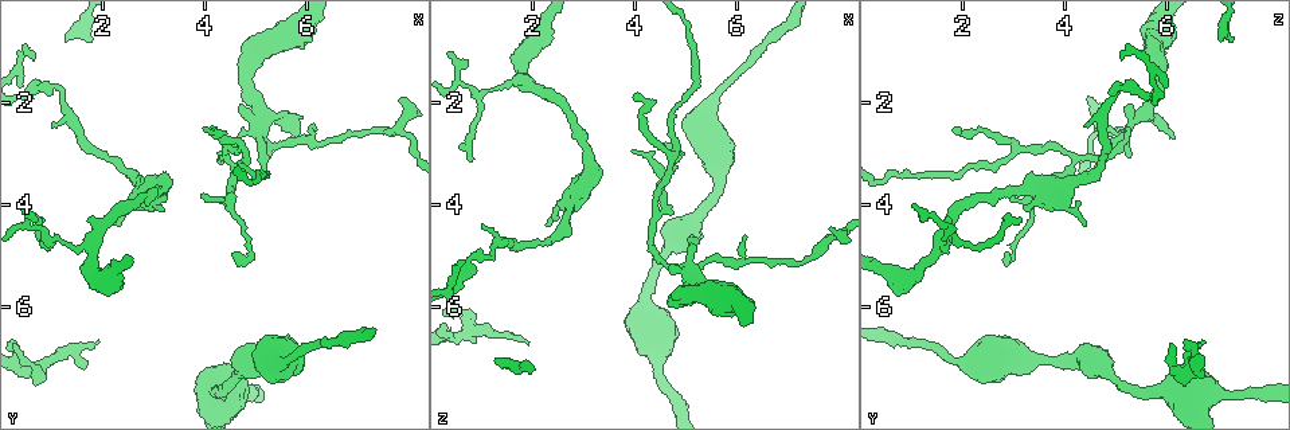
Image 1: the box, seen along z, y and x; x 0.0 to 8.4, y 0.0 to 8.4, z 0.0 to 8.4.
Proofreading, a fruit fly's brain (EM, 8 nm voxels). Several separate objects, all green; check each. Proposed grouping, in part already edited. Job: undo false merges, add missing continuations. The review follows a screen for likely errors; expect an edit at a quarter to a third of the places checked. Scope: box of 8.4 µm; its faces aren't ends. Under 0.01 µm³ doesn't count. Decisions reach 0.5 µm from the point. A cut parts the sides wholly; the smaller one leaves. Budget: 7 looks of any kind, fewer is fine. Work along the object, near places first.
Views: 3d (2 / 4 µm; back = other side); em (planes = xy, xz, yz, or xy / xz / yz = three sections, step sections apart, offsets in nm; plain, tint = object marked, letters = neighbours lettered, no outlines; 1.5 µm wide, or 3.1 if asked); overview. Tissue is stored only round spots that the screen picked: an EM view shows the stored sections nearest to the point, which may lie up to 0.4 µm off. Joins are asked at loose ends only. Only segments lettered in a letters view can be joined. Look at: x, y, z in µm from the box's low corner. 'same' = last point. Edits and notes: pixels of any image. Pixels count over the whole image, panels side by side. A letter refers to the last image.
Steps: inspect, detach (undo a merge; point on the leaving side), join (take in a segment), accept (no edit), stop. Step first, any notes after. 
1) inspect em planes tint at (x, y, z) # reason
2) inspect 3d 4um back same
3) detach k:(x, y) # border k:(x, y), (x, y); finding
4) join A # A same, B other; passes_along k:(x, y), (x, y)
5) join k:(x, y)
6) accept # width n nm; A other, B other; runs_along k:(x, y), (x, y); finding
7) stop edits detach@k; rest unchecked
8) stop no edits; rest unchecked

inspect em xz step 4 letters at (7.80, 1.95, 4.50) # thin end

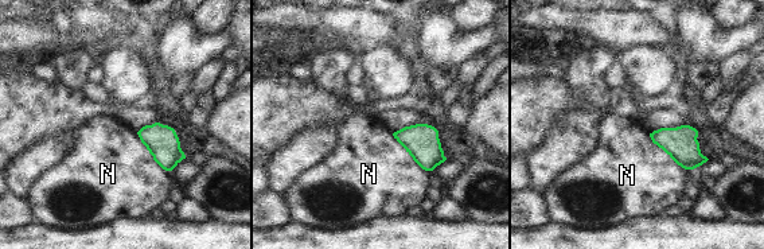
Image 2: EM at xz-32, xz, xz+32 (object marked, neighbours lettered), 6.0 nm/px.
accept # longest_contact N 340 nm; N other; no lettered segment goes on from it

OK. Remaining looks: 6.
inspect em xz step 4 tint at (5.00, 2.50, 5.20) # four or more arms meet

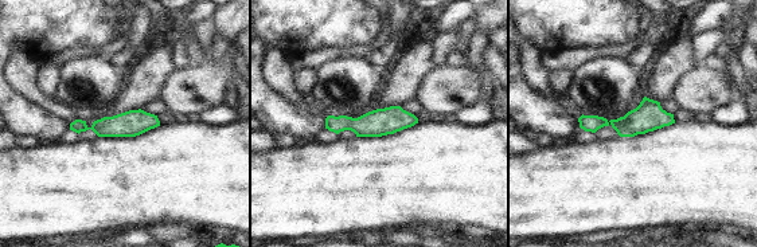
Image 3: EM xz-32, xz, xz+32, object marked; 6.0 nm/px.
inspect em xy step 4 letters same # another direction

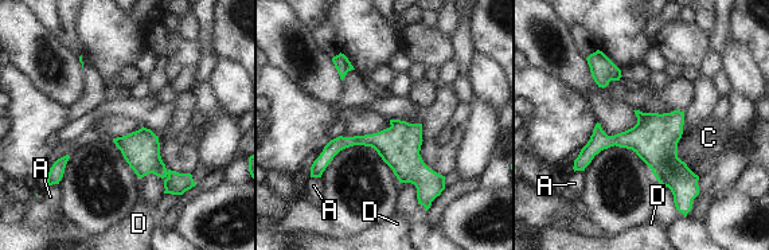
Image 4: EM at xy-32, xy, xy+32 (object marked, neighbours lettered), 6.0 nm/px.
accept # longest_contact C 170 nm; A other, C other, D other; border 4:(680, 136), (678, 156), (684, 163); one neuron here

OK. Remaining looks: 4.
inspect em planes letters at (3.95, 3.80, 3.00) # branch stops here

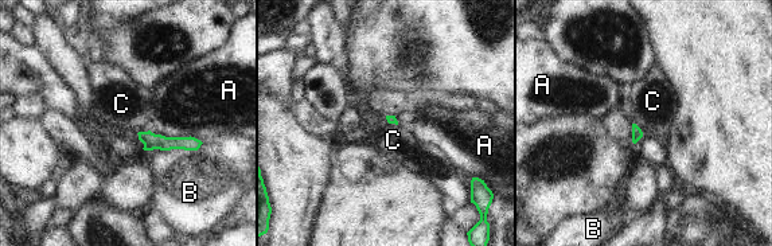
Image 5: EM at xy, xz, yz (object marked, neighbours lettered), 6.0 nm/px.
accept # A other, B other, C other; none of them fits

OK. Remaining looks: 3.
stop no edits; rest unchecked

